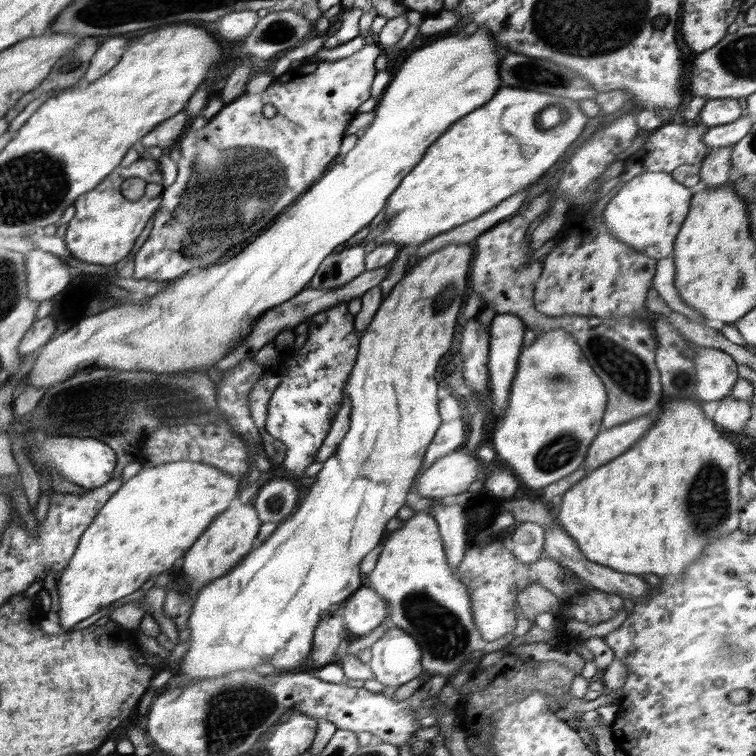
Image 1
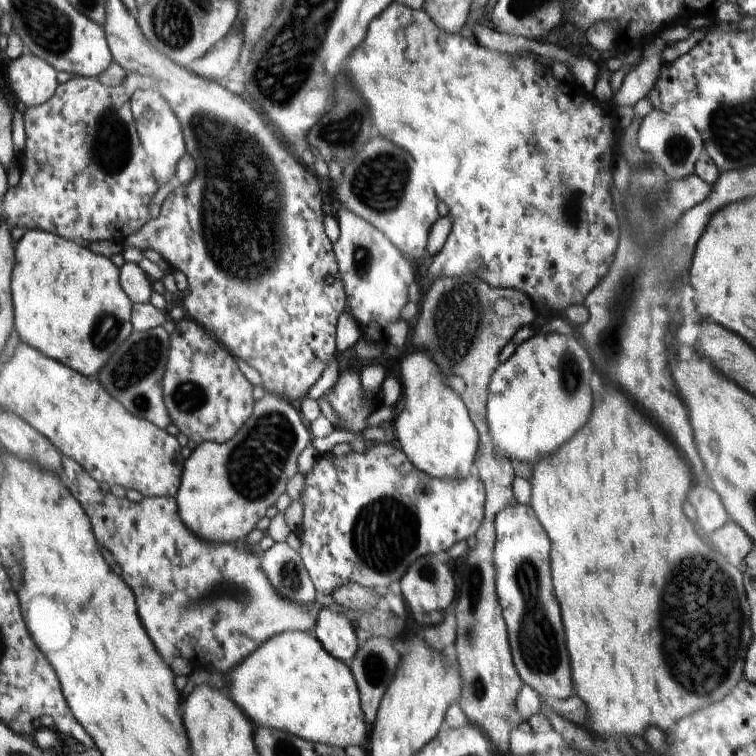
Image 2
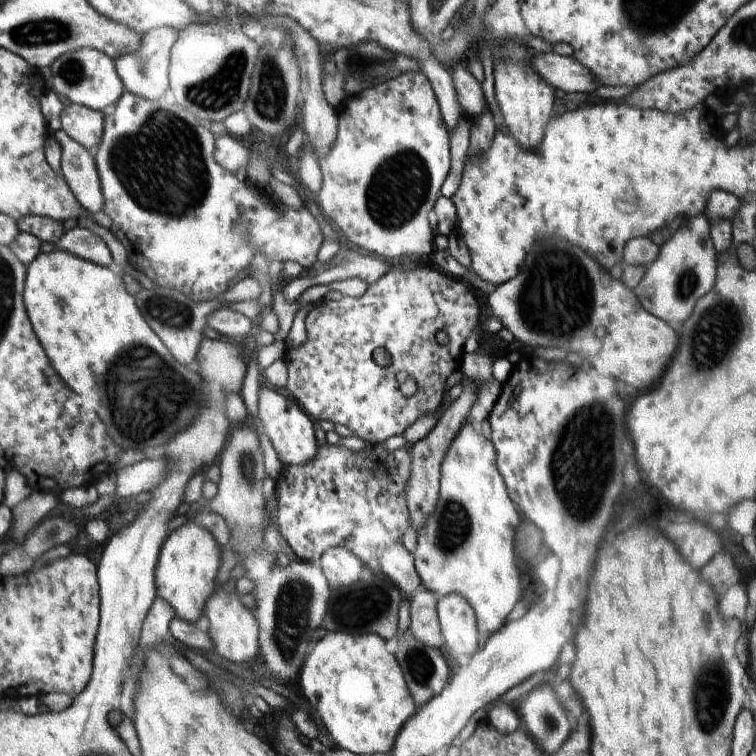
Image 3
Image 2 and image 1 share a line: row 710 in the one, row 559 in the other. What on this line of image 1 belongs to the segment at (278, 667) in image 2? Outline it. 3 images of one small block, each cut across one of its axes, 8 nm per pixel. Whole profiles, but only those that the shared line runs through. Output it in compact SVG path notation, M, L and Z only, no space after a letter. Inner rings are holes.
M448 244L431 255L420 259L411 269L405 271L402 279L392 288L392 292L382 299L372 322L365 328L359 338L358 356L351 370L349 379L345 386L345 392L351 398L350 426L344 438L338 444L333 457L326 460L321 465L320 472L315 476L316 482L310 486L310 491L301 505L284 521L278 523L277 529L258 548L253 548L232 570L224 576L213 580L196 592L196 602L193 603L191 615L187 622L187 627L191 633L189 637L190 647L182 658L178 673L171 673L168 676L178 676L183 681L192 682L194 680L210 680L224 676L228 672L240 670L250 670L262 664L271 664L278 673L296 673L304 670L307 660L312 654L313 634L321 615L332 606L332 604L343 604L349 596L352 596L360 587L364 586L365 577L360 572L359 564L364 557L380 544L382 534L386 530L389 520L396 517L396 513L406 504L408 491L414 484L414 478L421 472L421 465L429 444L432 442L438 427L441 425L441 418L438 414L438 384L434 379L434 372L438 368L440 358L446 354L446 350L452 344L454 330L458 320L458 313L462 308L464 296L466 296L466 282L468 281L468 269L473 260L473 248L471 244Z

